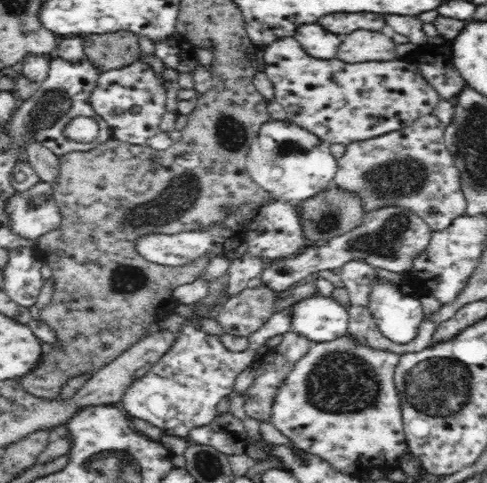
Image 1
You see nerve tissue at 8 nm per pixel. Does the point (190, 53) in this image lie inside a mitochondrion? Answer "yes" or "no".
no

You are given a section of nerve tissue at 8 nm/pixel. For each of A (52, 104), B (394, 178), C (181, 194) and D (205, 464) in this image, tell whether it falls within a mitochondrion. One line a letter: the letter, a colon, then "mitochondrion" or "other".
A: mitochondrion
B: mitochondrion
C: mitochondrion
D: mitochondrion

